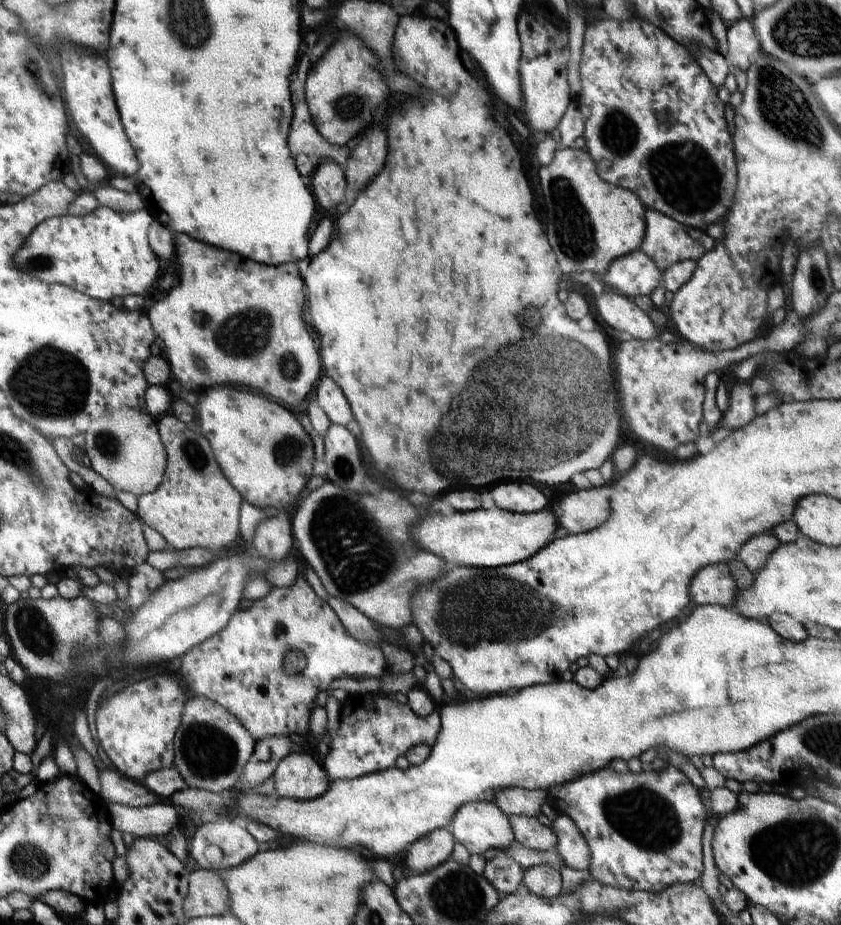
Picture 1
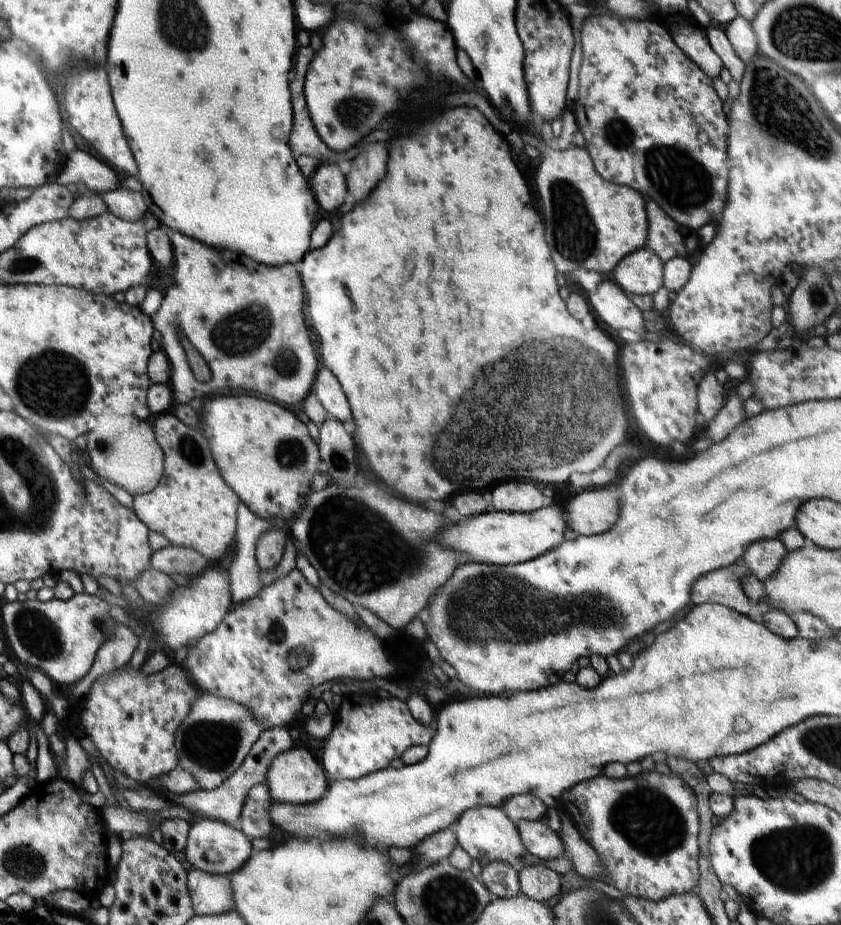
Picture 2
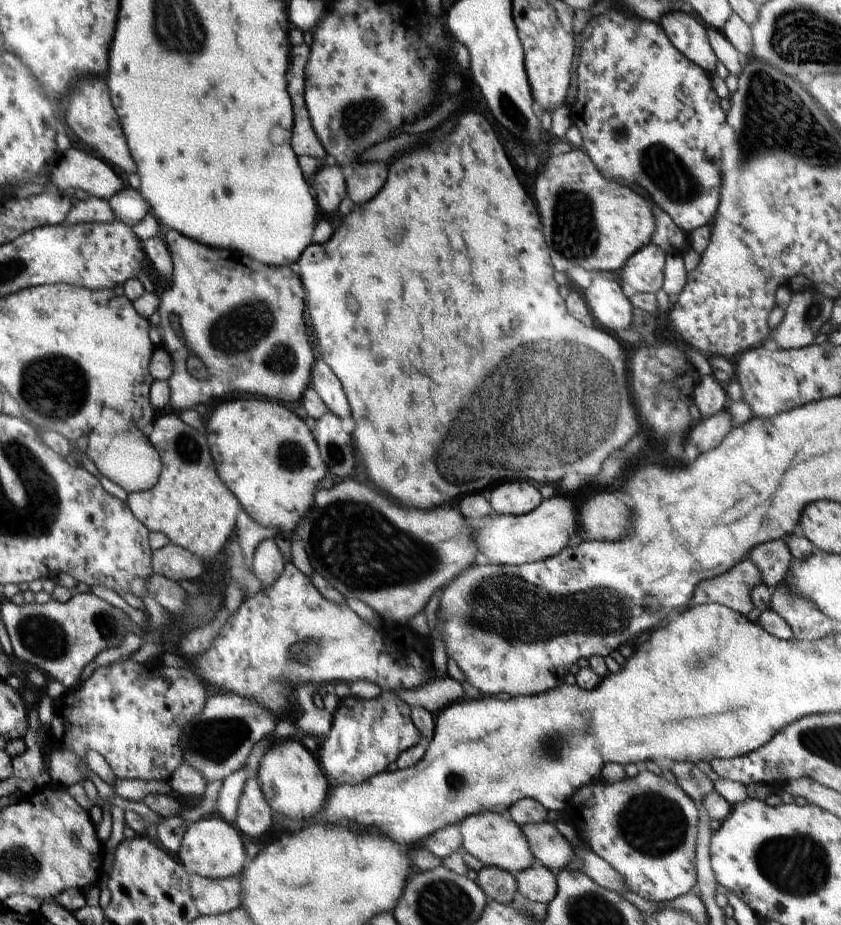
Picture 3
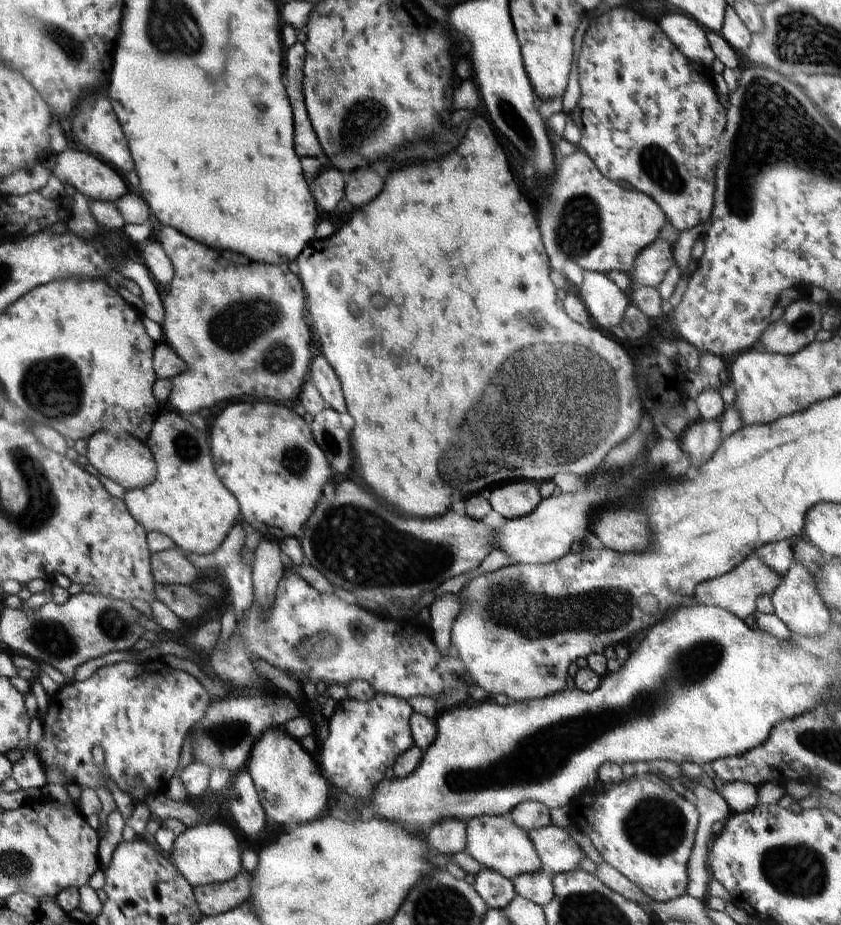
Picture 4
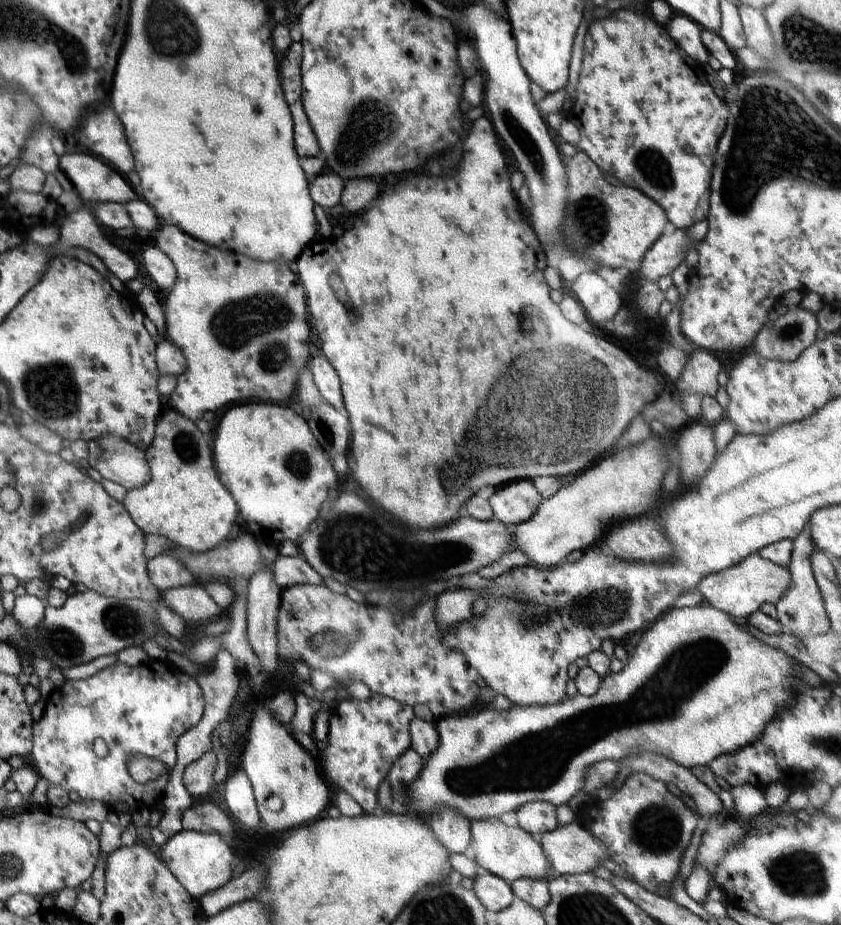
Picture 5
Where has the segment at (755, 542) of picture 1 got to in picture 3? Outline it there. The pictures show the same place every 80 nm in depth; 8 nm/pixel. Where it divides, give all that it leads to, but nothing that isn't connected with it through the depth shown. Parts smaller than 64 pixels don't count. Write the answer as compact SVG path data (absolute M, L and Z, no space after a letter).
M785 539L755 546L749 552L748 559L761 570L763 583L769 588L784 580L794 562Z

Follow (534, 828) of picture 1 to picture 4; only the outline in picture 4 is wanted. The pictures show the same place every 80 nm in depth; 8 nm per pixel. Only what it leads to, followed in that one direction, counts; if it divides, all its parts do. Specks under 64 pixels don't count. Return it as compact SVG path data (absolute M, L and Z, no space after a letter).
M550 825L526 831L550 874L574 872L582 858L587 857L564 826Z

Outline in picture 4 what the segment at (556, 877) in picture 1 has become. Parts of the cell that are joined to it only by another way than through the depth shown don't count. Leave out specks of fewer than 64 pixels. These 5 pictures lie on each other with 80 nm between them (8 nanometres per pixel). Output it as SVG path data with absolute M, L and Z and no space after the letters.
M550 872L526 873L514 877L511 881L518 895L543 907L554 898Z

